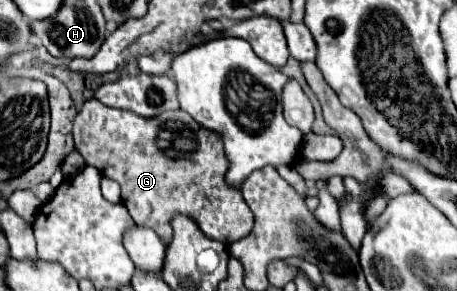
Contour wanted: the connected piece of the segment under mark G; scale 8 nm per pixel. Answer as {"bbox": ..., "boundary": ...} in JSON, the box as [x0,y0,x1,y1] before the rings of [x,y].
{"bbox":[73,99,253,245],"boundary":[[[89,99],[77,111],[73,137],[85,163],[119,183],[121,201],[133,221],[157,231],[165,245],[171,239],[171,219],[179,213],[201,225],[209,239],[225,245],[249,235],[253,229],[253,213],[241,191],[225,179],[229,161],[221,137],[195,123],[189,113],[177,109],[157,117],[141,117]]]}

